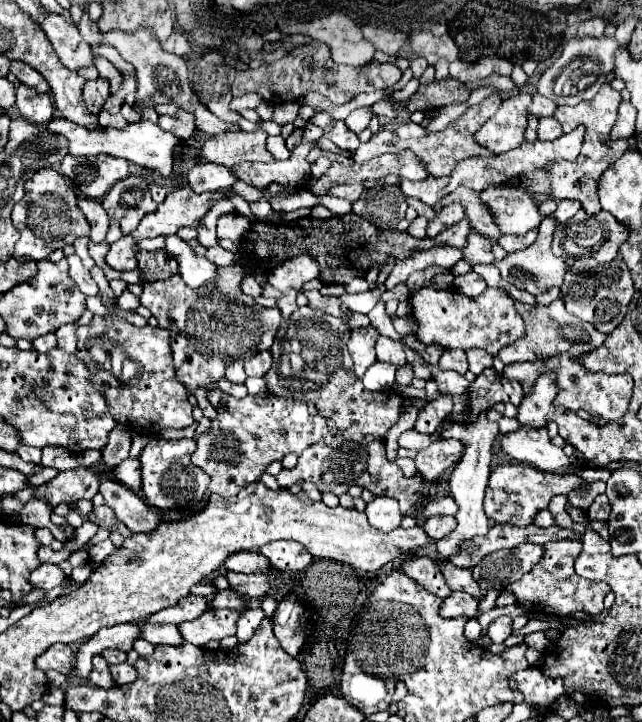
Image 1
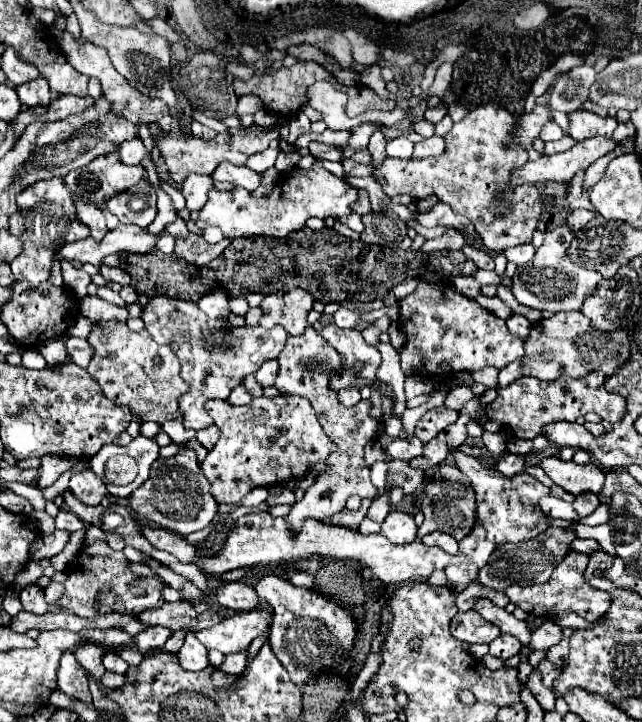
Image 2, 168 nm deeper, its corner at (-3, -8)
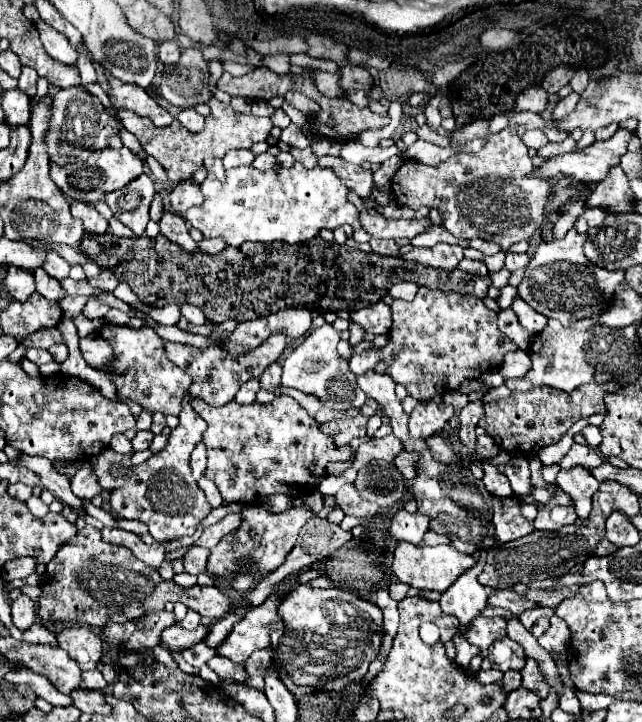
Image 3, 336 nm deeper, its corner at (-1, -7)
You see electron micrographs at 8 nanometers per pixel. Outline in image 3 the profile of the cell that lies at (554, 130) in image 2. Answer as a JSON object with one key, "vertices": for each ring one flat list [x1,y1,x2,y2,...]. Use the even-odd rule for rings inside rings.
{"vertices":[[530,129,530,131,524,133,522,141,524,141,526,147,534,147,534,149,538,149,540,145,546,145,546,143,548,143,548,137,546,137,544,131,540,131,540,129]]}

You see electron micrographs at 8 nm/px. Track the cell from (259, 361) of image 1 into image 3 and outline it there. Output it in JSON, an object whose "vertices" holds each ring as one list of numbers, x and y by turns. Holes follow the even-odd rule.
{"vertices":[[272,363,264,375,260,377,260,387,262,389,268,389,268,391,274,391,280,383,280,375,282,375,282,365,280,363]]}

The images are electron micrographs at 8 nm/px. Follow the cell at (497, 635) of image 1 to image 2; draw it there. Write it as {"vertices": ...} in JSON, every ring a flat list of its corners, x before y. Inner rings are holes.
{"vertices":[[500,634,496,640,490,642,490,654,500,660,508,660,508,658,520,654,520,648,522,648,522,644,518,644,518,640,514,640,514,636,506,636,506,634]]}

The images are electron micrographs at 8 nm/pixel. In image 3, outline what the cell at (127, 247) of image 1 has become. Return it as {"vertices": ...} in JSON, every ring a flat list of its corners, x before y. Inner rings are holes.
{"vertices":[[102,269,98,277,90,279,90,285,92,285,92,287,98,287,98,289,102,289,102,291,114,291,118,283,120,283,120,281,116,279,116,275,114,275,110,269]]}

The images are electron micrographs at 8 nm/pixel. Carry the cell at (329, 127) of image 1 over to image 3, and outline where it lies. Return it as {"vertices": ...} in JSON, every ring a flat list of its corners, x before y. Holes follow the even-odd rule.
{"vertices":[[292,147,292,149,290,149,290,155,292,155,298,163,302,163,304,167,308,167,308,169,312,169,312,167,318,165,318,157,312,153,310,147,306,147,306,149,296,149,296,147]]}

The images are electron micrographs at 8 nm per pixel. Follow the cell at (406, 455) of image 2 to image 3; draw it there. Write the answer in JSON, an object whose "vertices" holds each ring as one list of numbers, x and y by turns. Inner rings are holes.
{"vertices":[[388,435,382,439,368,439,364,441,354,457,354,469,362,469,366,463,378,459,378,461,394,461,394,457,404,451,404,445,398,437]]}

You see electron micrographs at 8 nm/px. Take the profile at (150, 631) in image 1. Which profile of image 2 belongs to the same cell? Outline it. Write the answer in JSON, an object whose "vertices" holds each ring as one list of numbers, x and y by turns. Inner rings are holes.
{"vertices":[[190,632,186,636,184,646,178,652,178,660,184,670,192,670,192,672,200,672,202,668,210,666,208,650,204,644,200,644,200,640,194,636,194,632]]}

